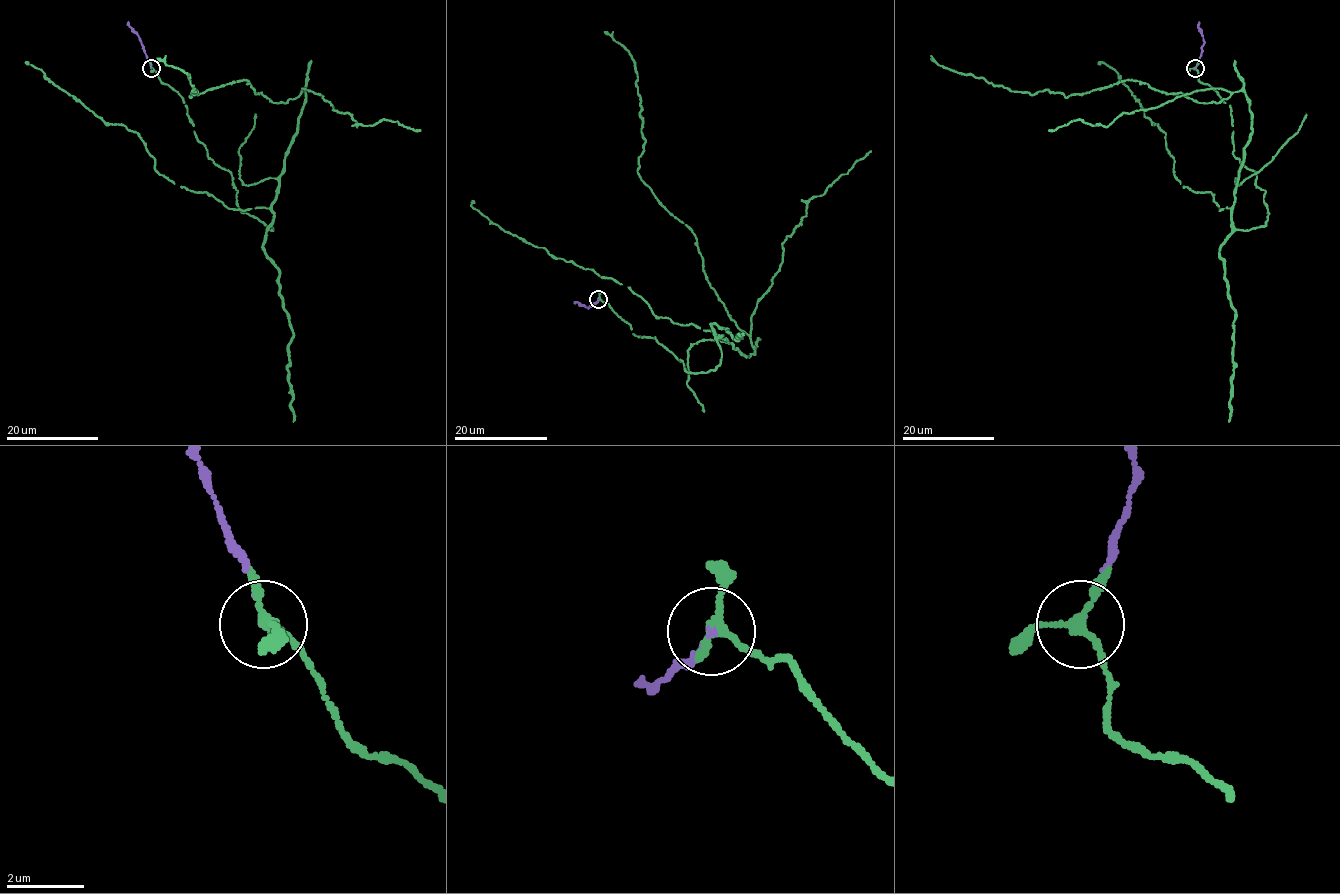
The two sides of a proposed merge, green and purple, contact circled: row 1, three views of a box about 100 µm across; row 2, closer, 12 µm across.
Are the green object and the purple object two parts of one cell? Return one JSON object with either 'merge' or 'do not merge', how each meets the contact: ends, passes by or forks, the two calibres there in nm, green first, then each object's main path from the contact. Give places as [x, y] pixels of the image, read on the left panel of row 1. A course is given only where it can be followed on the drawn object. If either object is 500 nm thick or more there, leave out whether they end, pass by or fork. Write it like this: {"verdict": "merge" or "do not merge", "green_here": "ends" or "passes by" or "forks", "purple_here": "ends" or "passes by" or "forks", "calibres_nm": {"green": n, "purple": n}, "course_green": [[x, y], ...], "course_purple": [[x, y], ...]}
{"verdict": "merge", "green_here": "forks", "purple_here": "ends", "calibres_nm": {"green": 190, "purple": 70}, "course_green": [[151, 68], [238, 207], [272, 230], [306, 94], [274, 103], [238, 80], [189, 96], [188, 74], [157, 58]], "course_purple": [[151, 68], [141, 40], [128, 21]]}

